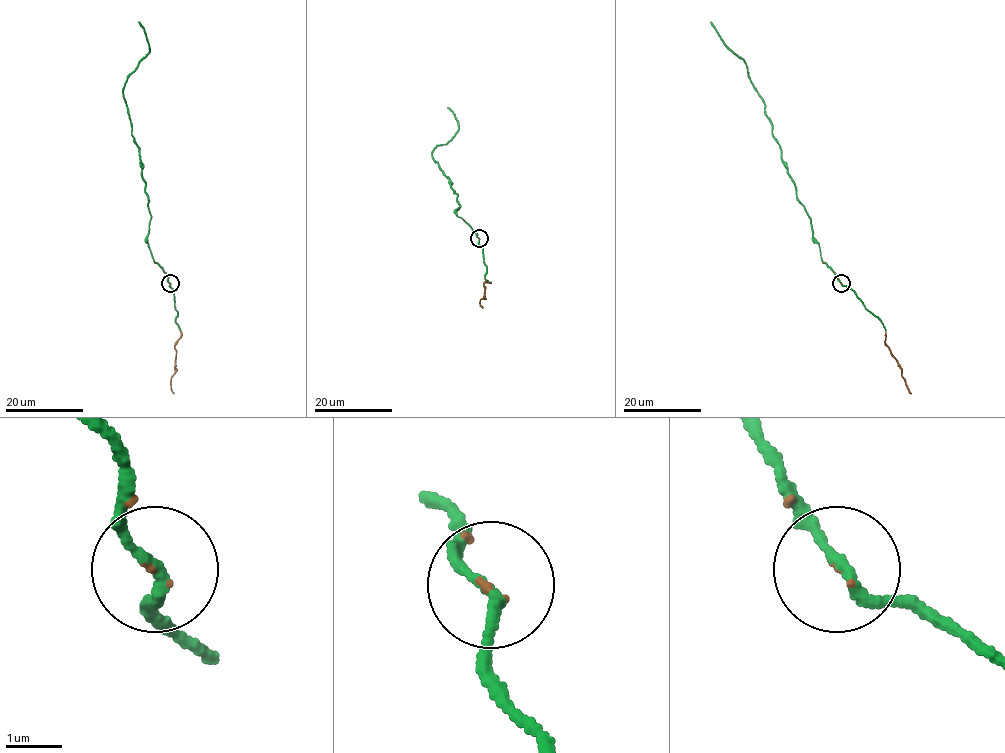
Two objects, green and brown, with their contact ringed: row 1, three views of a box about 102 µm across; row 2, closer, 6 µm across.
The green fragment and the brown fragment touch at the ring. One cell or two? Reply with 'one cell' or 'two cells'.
one cell

